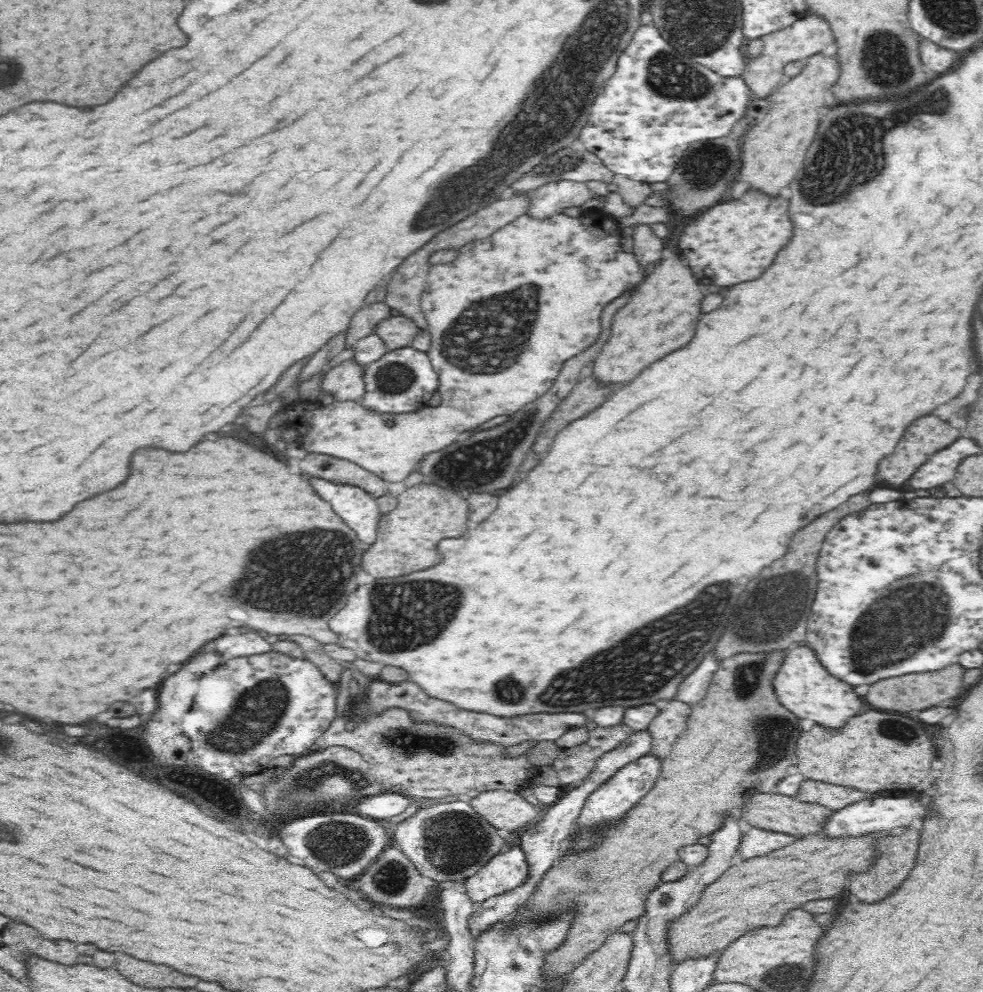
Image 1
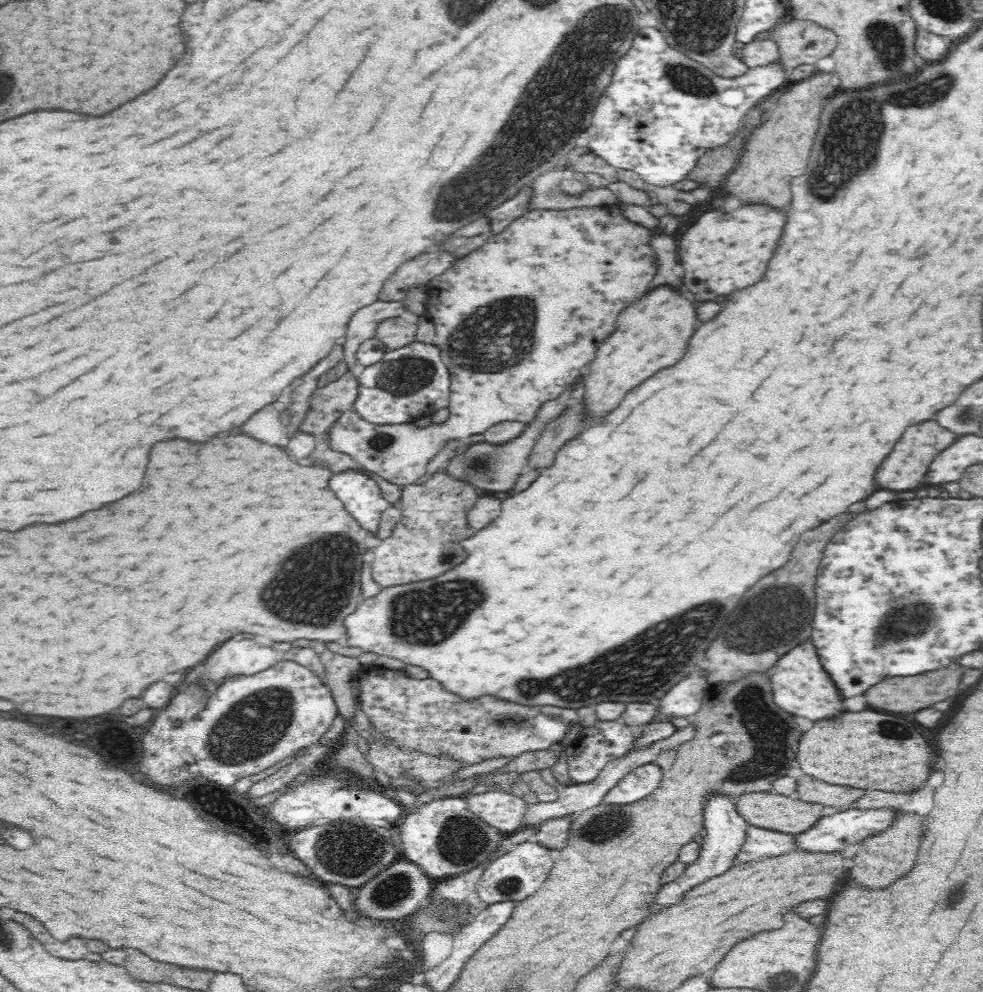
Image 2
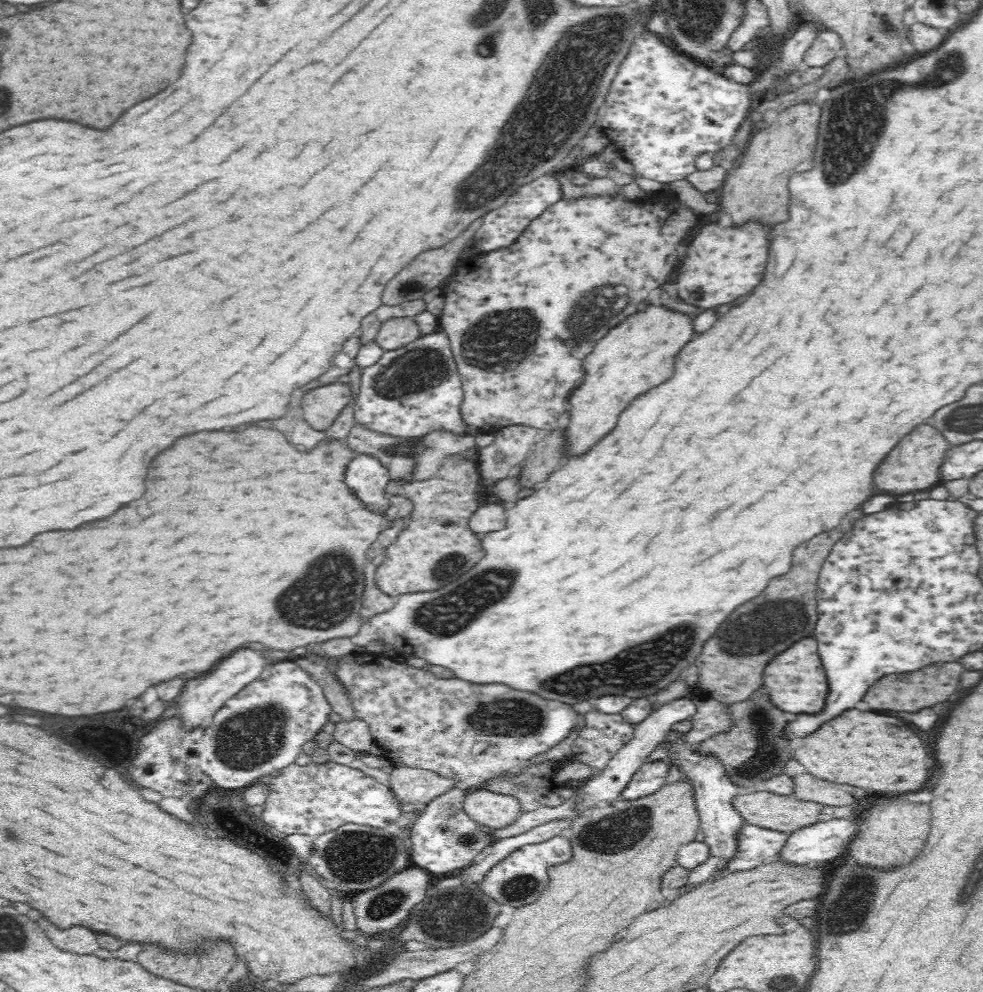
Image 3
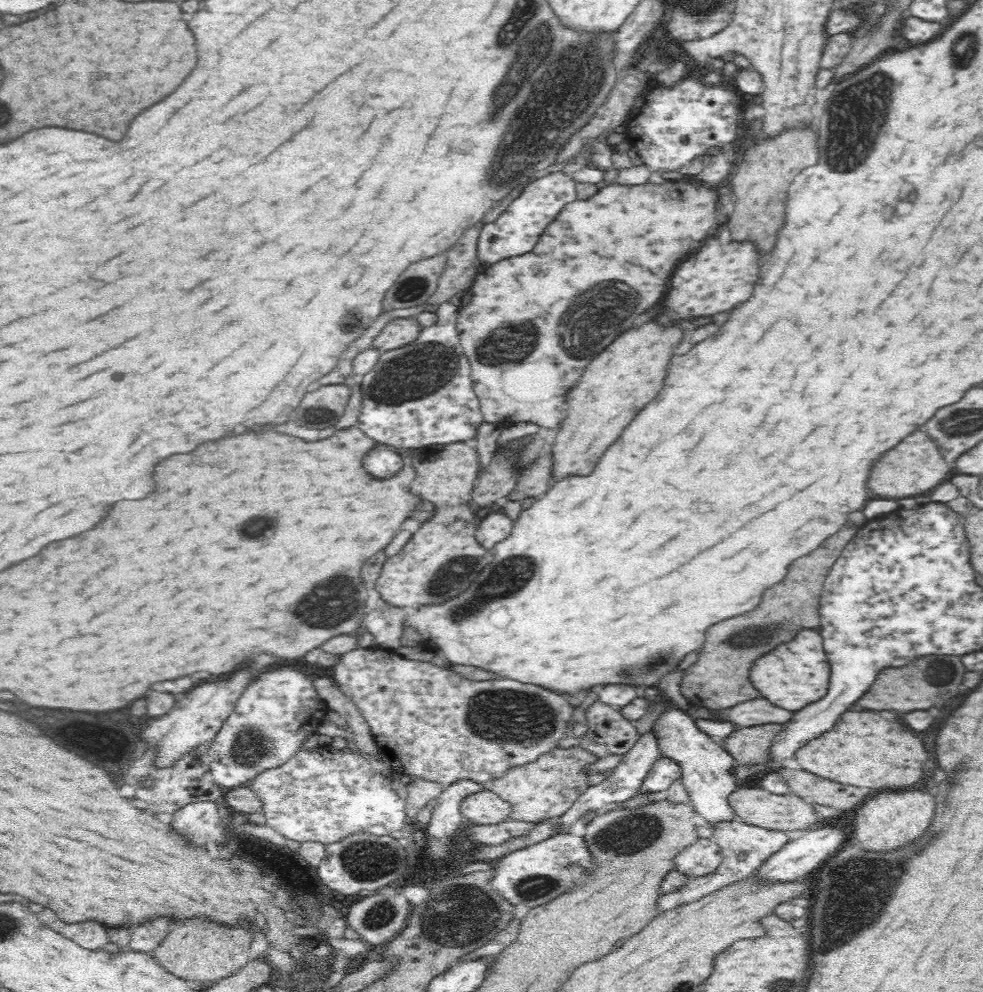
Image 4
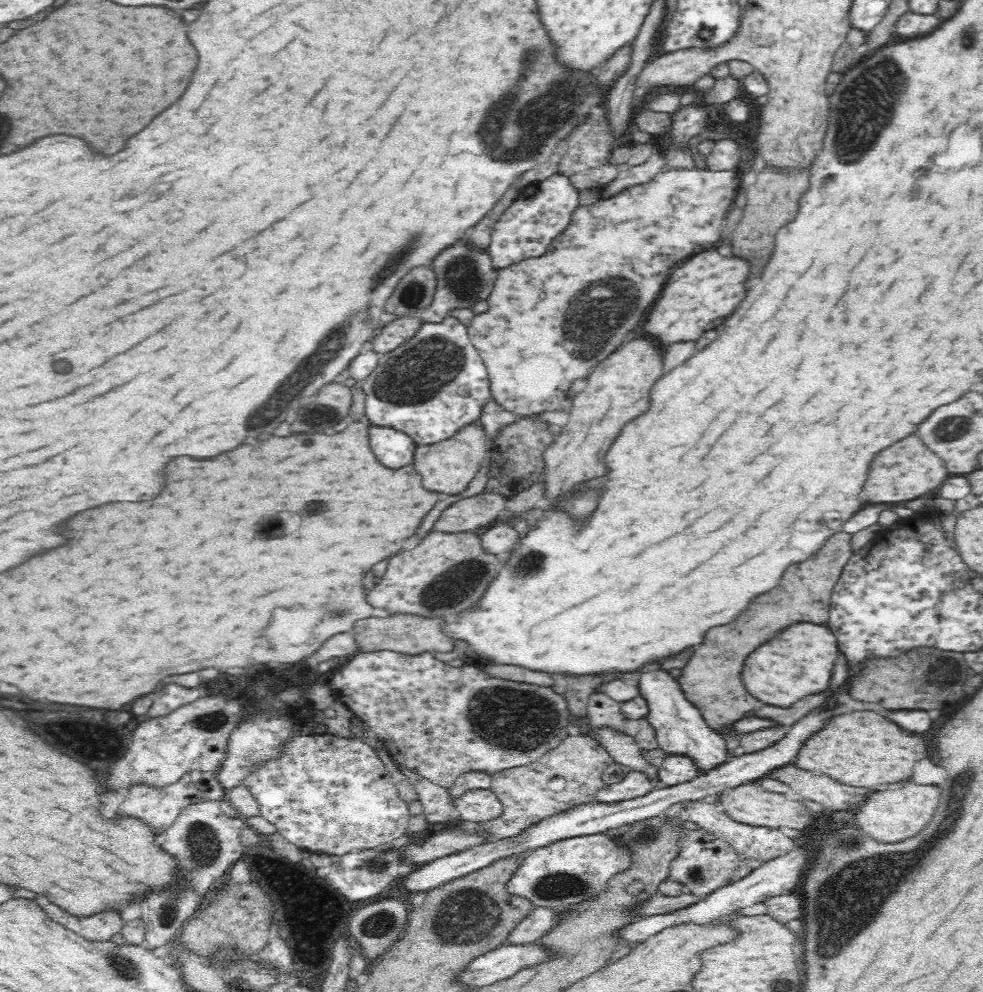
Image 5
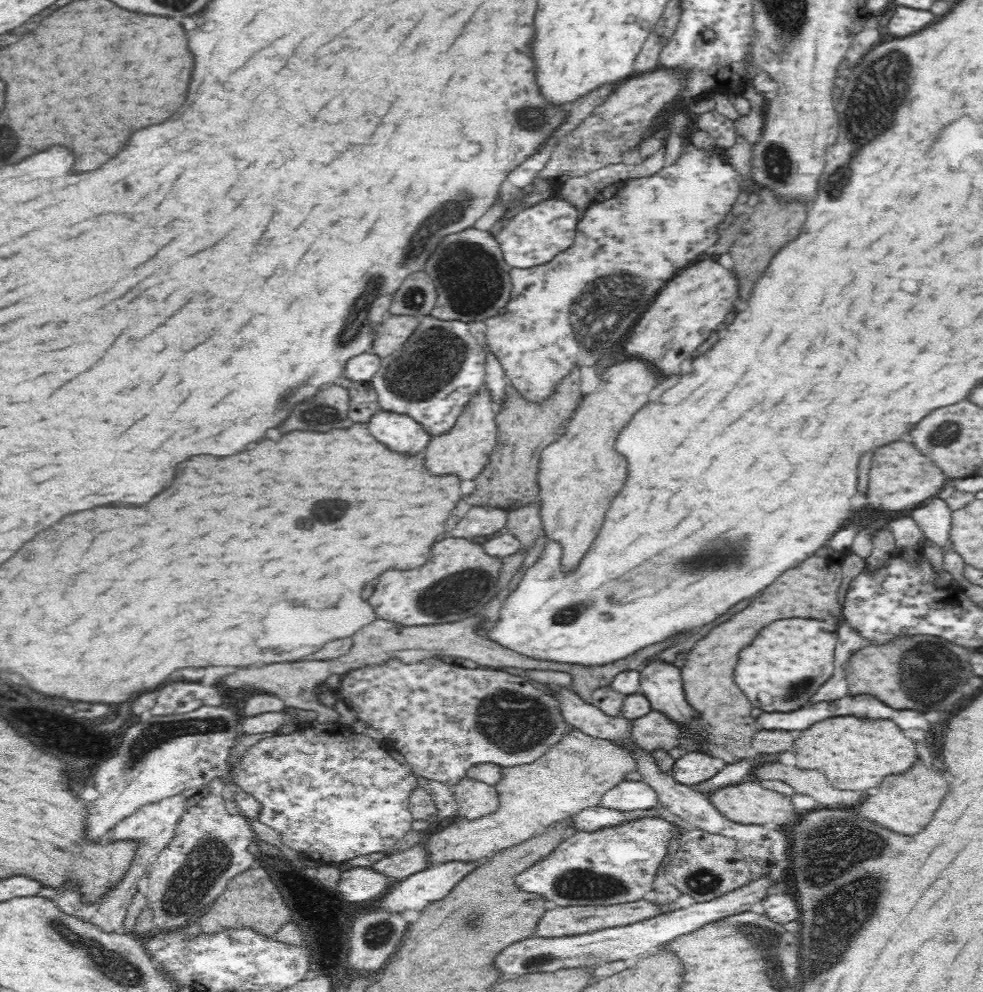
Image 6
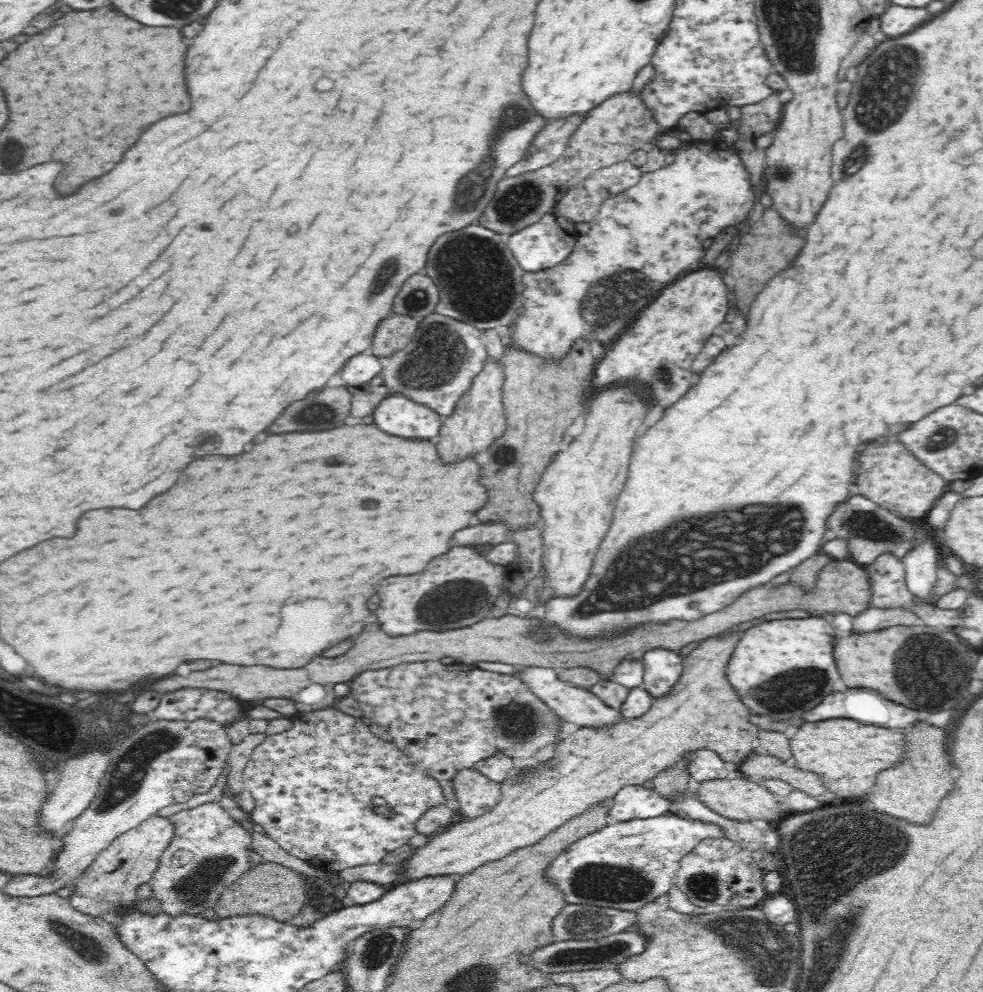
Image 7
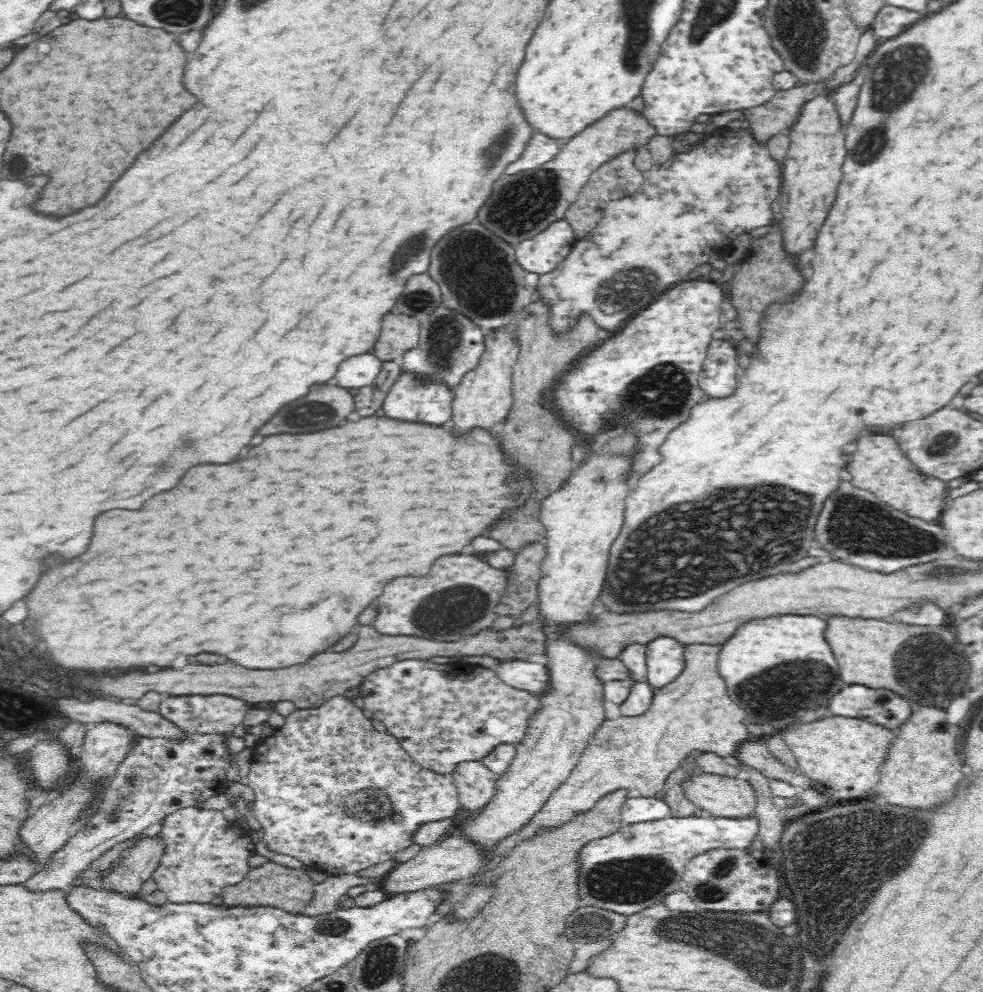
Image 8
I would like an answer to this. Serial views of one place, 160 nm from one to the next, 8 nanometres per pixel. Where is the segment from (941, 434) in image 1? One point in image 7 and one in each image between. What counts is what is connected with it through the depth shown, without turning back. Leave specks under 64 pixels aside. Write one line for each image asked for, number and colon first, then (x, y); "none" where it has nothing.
2: (904, 468)
3: (913, 464)
4: (916, 465)
5: (907, 470)
6: (901, 476)
7: (888, 475)

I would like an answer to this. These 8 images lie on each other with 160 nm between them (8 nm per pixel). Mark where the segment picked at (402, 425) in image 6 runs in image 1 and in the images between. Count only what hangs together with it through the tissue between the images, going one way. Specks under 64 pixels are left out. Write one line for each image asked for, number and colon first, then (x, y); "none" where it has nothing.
1: (359, 510)
2: (362, 499)
3: (363, 475)
4: (384, 462)
5: (392, 449)

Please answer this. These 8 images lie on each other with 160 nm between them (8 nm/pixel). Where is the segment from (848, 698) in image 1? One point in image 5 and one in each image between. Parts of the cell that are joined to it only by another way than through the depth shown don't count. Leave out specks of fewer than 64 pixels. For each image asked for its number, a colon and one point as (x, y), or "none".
2: (801, 686)
3: (796, 681)
4: (796, 674)
5: (799, 663)

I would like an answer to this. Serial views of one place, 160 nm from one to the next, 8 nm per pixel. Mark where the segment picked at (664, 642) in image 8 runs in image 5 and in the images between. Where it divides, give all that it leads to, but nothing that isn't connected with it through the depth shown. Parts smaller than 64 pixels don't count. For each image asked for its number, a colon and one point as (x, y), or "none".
5: (680, 728)
6: (660, 682)
7: (662, 668)

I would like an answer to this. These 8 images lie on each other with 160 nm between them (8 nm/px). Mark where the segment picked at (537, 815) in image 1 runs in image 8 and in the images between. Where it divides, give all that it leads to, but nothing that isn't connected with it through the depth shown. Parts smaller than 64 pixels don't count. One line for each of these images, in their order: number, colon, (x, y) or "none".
2: (505, 811)
3: (495, 810)
4: (481, 808)
5: (478, 805)
6: (475, 799)
7: (475, 795)
8: (476, 785)

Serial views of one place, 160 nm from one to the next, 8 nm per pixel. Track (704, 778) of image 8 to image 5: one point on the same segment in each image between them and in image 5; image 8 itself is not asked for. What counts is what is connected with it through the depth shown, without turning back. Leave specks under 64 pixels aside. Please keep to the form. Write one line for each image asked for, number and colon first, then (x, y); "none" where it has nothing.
5: (748, 803)
6: (746, 803)
7: (736, 798)

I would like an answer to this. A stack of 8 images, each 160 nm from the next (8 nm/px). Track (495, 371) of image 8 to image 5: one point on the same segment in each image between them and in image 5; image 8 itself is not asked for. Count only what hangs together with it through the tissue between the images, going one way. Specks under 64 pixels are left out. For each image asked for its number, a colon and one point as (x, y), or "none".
5: (447, 467)
6: (463, 452)
7: (478, 420)

